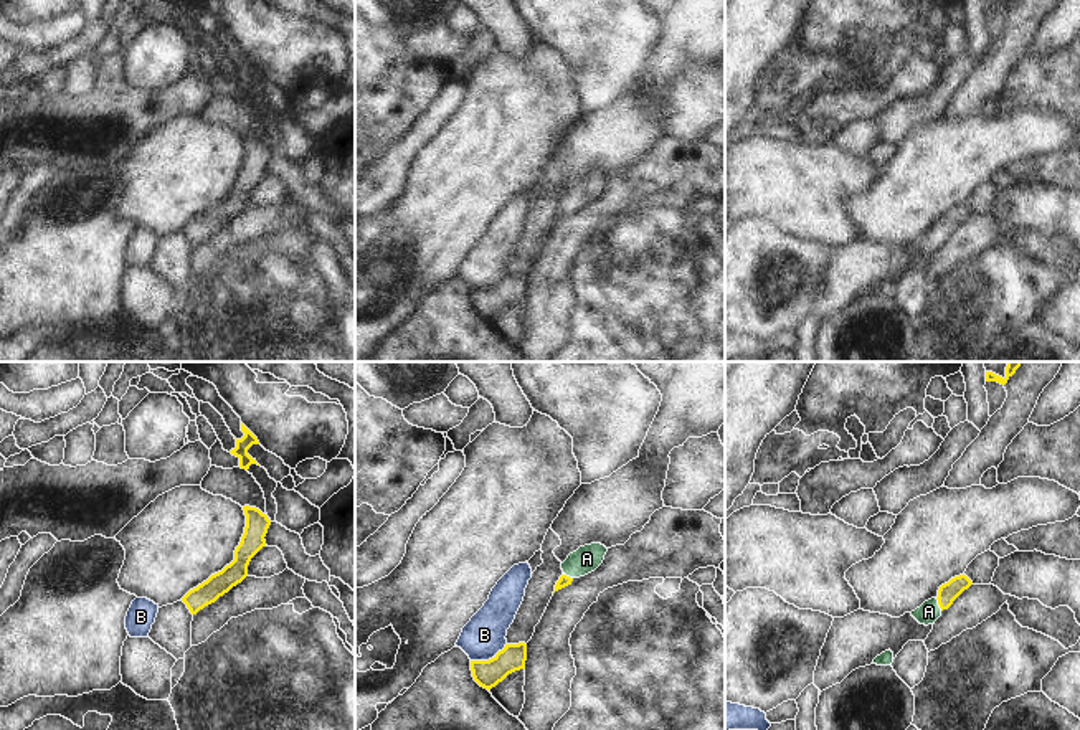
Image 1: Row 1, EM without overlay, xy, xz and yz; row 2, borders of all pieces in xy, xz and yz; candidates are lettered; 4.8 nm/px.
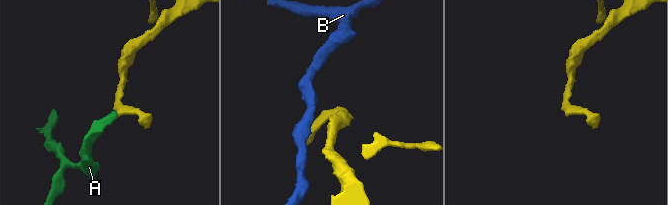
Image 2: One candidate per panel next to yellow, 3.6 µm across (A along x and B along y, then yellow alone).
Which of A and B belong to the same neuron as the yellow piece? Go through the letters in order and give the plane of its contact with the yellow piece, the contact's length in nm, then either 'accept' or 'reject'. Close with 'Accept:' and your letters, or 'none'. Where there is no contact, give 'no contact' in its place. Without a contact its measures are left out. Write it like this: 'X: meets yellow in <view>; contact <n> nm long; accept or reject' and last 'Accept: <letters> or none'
A: meets yellow in yz; contact 70 nm long; accept
B: meets yellow in xz; contact 200 nm long; reject
Accept: A

